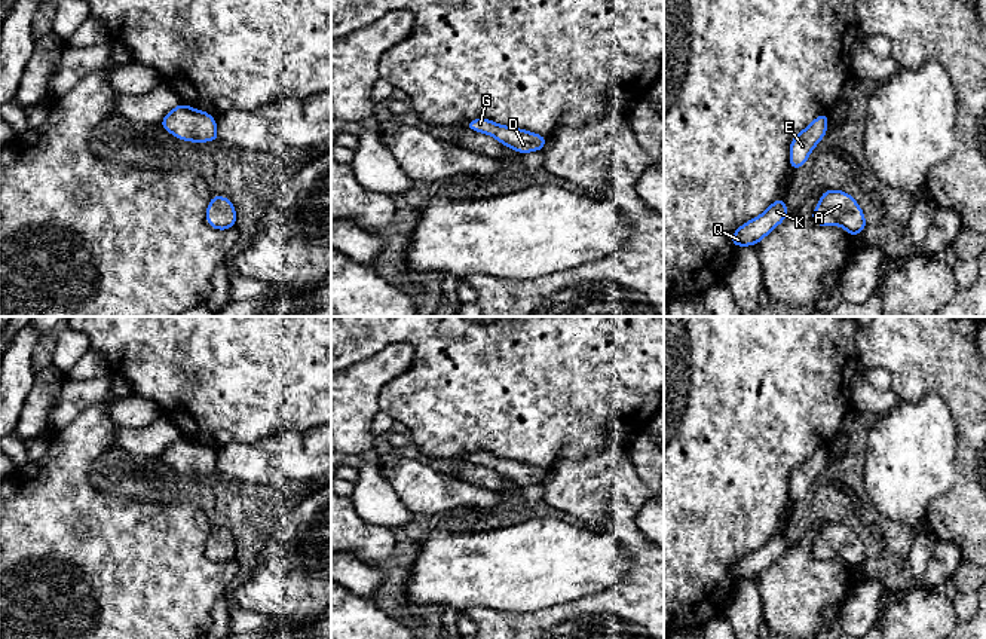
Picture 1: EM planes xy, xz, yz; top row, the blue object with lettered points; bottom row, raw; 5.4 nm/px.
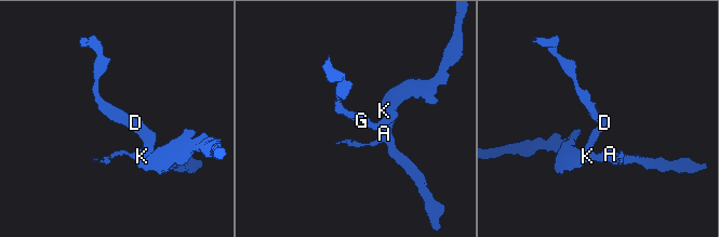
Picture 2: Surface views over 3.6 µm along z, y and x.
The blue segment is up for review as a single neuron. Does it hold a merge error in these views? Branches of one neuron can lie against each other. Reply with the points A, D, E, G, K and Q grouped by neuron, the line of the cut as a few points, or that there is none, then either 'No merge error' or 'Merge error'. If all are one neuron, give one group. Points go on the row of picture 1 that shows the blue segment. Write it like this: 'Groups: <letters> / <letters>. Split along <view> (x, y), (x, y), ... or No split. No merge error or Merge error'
Groups: A D E G K Q. No split. No merge error

